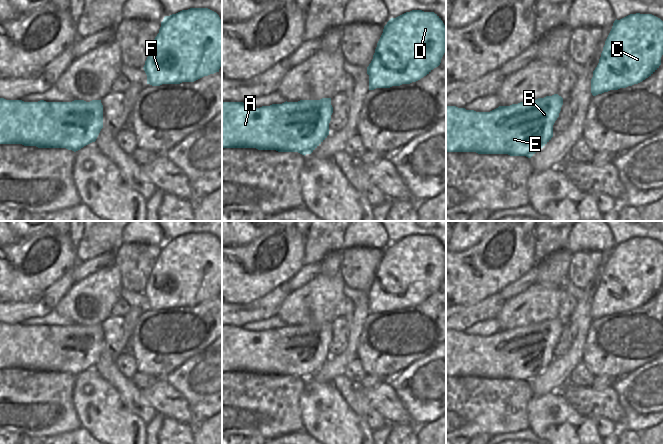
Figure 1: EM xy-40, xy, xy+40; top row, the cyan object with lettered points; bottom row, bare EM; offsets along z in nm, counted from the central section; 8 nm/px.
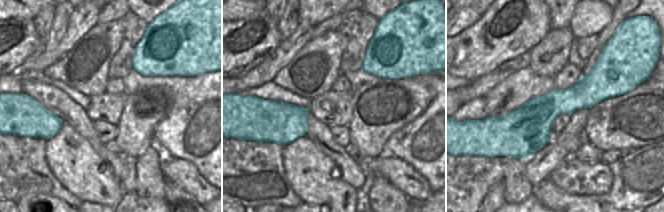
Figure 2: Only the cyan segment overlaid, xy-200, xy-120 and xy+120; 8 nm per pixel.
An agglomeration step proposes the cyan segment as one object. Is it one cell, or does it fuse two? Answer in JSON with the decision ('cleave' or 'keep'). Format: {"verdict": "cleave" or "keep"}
{"verdict": "keep"}

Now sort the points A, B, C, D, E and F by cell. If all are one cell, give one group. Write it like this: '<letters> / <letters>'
A B C D E F

